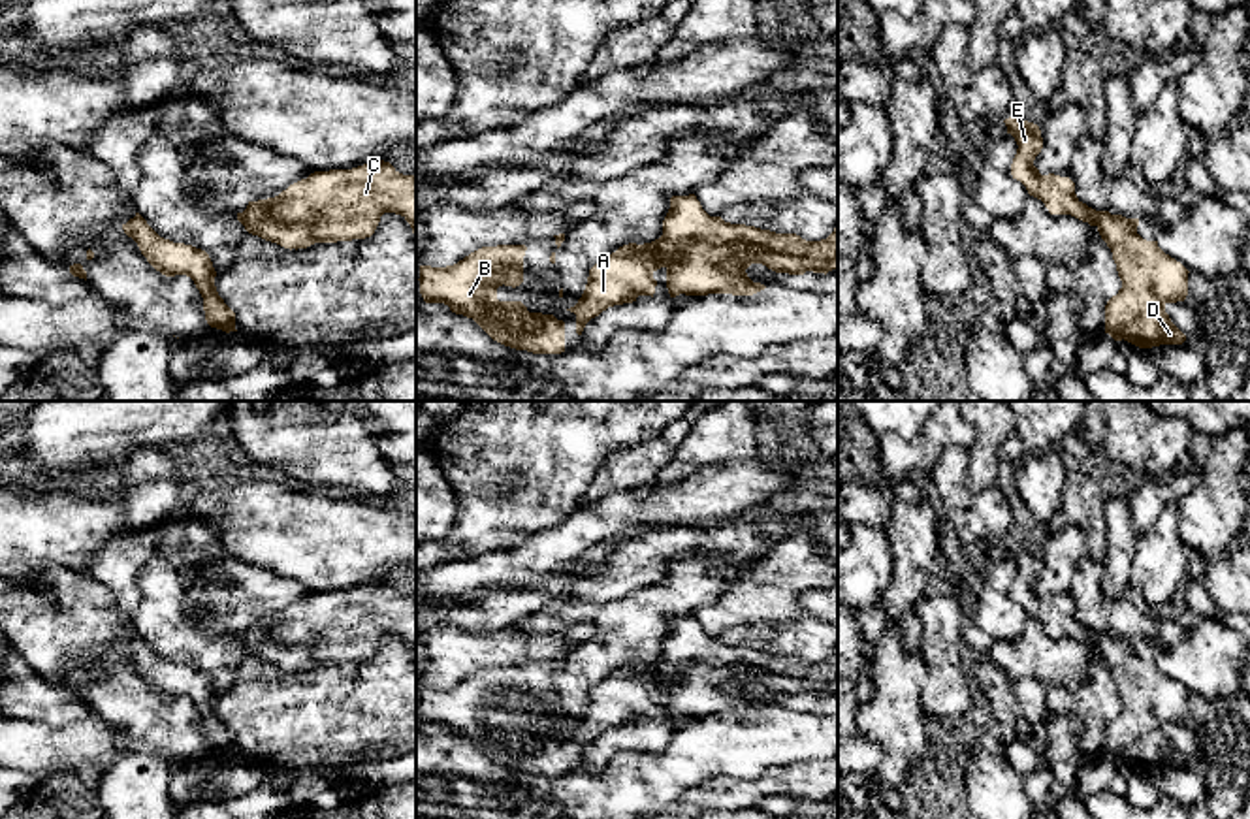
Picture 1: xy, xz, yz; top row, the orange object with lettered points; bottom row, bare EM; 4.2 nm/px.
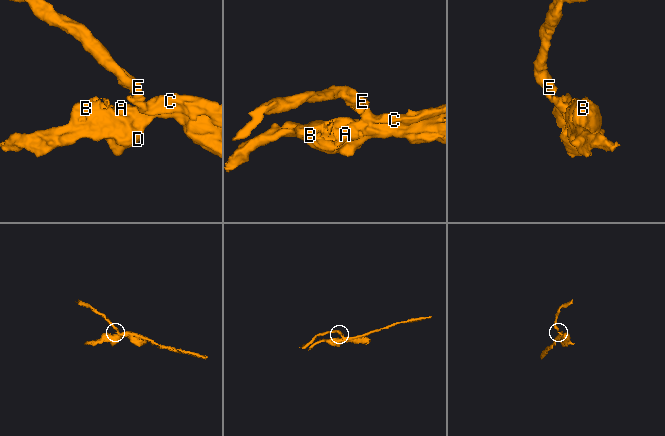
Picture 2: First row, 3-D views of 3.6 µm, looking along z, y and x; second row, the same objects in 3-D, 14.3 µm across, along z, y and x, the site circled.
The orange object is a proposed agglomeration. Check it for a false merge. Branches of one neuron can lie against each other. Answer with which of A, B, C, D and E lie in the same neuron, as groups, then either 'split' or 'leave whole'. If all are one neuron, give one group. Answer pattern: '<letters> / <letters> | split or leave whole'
A B D / C E | split

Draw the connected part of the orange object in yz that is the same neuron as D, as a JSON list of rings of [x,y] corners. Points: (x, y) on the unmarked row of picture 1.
[[[1098,633],[1098,653],[1113,674],[1122,710],[1105,727],[1105,755],[1114,763],[1128,763],[1139,770],[1160,766],[1182,766],[1186,757],[1165,734],[1167,725],[1184,723],[1188,717],[1188,691],[1165,676],[1158,663],[1146,663],[1137,655],[1139,640],[1126,640]]]

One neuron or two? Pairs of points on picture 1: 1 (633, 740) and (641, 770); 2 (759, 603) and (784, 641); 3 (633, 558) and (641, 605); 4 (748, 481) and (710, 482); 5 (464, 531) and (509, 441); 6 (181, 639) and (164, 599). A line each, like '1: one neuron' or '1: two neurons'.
1: two neurons
2: two neurons
3: two neurons
4: one neuron
5: one neuron
6: one neuron

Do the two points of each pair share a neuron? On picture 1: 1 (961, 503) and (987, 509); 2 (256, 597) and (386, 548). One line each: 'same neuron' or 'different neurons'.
1: same neuron
2: different neurons

